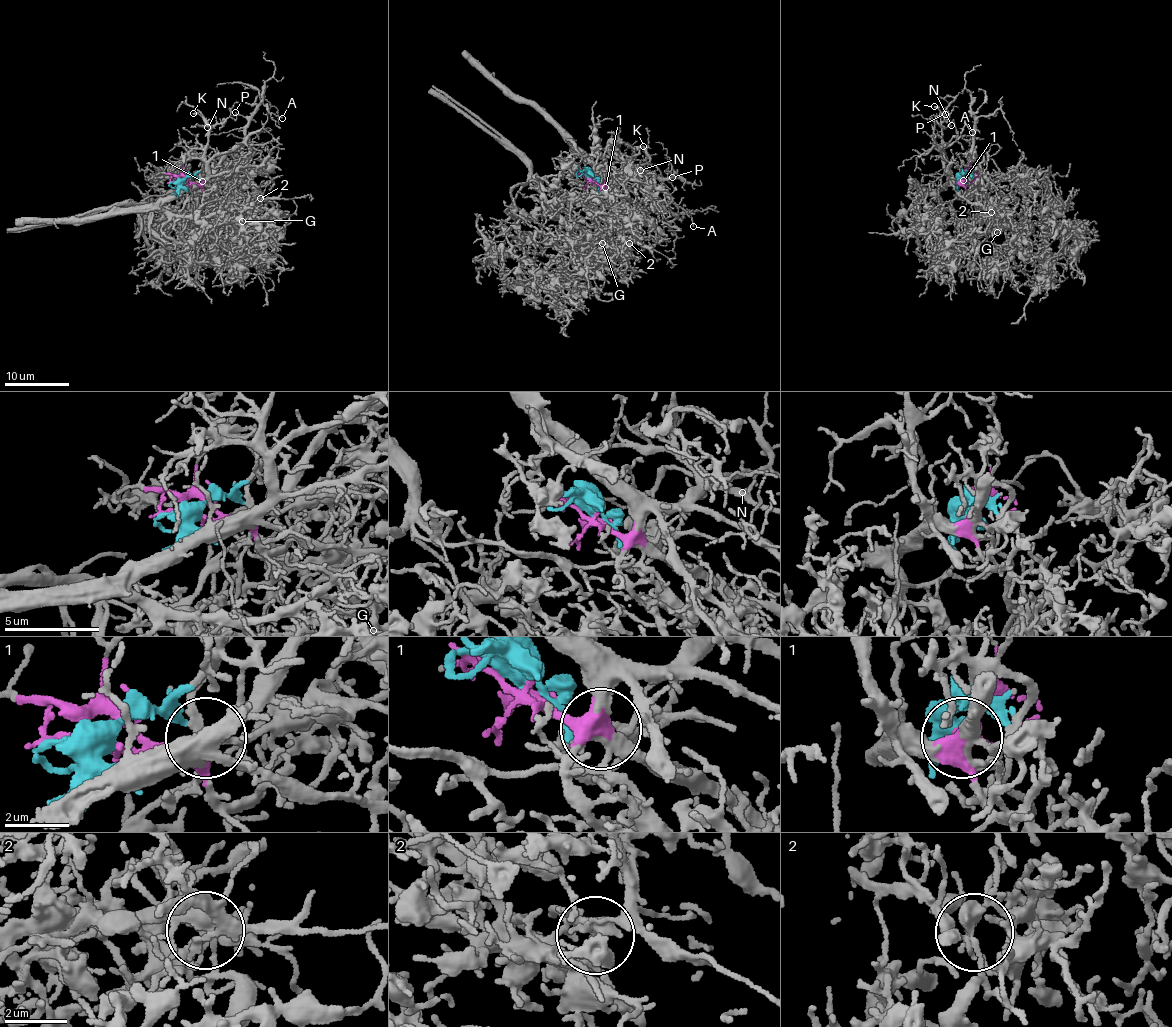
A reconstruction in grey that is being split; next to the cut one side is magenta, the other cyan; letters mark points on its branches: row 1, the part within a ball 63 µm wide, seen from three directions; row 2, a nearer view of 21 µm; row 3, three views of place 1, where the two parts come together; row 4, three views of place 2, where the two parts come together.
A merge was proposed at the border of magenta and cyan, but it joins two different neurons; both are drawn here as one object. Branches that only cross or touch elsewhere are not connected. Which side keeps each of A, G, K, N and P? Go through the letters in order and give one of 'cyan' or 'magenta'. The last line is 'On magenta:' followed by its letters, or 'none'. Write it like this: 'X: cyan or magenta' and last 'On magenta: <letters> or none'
A: magenta
G: cyan
K: magenta
N: magenta
P: magenta
On magenta: A, K, N, P

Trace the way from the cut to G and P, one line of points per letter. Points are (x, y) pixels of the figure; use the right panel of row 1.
G: (965, 178), (971, 184), (979, 173), (996, 192), (988, 227), (983, 234), (972, 229), (969, 242), (997, 233)
P: (965, 178), (957, 181), (944, 167), (941, 122), (946, 118), (946, 121), (945, 113)

